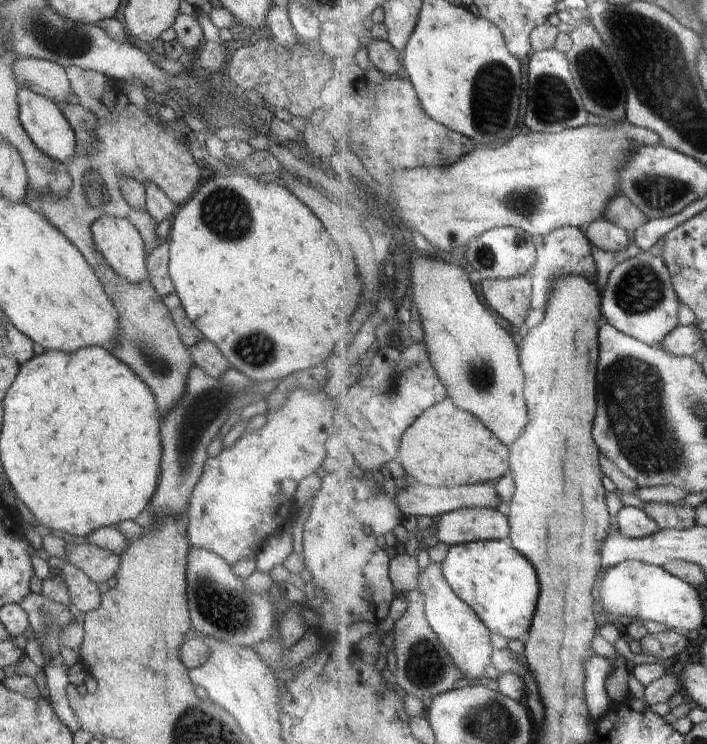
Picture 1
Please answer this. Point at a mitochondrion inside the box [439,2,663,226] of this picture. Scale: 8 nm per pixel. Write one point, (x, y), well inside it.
(494, 82)

